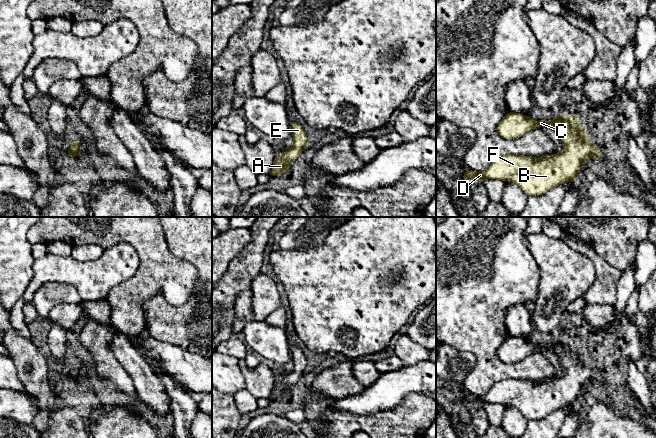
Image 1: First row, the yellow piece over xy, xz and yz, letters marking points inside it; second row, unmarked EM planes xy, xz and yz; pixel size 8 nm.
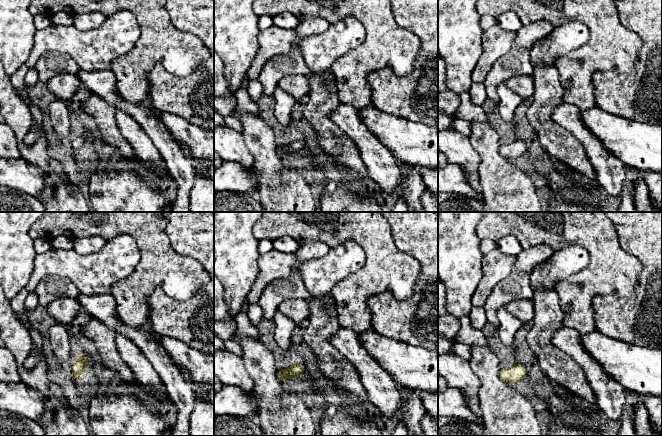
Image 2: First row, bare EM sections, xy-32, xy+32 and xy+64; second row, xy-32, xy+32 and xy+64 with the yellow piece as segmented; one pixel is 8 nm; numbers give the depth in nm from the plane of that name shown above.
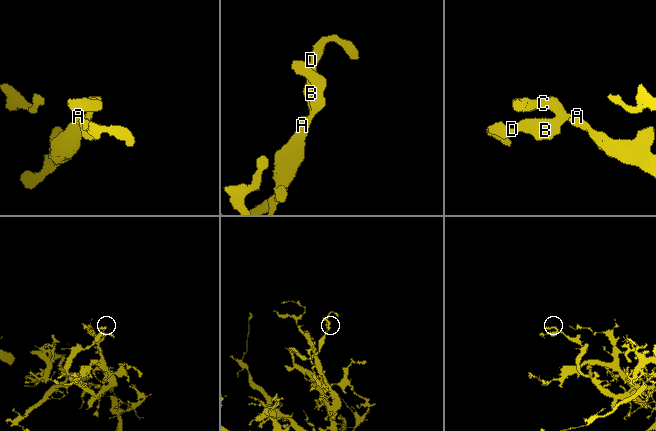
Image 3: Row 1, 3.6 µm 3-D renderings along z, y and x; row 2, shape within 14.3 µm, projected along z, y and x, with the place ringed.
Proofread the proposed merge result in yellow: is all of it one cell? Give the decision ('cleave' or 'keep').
keep

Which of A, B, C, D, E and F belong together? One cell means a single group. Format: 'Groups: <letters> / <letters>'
Groups: A B C D E F

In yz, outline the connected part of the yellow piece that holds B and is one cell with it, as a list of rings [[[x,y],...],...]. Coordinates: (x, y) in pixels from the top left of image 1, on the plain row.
[[[509,335],[497,349],[497,356],[504,363],[518,363],[526,359],[529,355],[535,354],[537,350],[552,350],[563,364],[567,374],[562,377],[547,379],[543,382],[507,378],[495,383],[490,391],[483,396],[467,394],[463,398],[462,403],[470,407],[485,403],[501,403],[504,406],[511,405],[518,408],[528,420],[537,420],[565,406],[578,405],[577,396],[579,390],[587,386],[590,381],[596,381],[600,386],[604,382],[604,378],[600,372],[592,367],[584,355],[582,348],[574,339],[562,337],[559,341],[553,341],[551,346],[547,346],[545,343],[535,346],[531,340],[527,341],[521,337]]]

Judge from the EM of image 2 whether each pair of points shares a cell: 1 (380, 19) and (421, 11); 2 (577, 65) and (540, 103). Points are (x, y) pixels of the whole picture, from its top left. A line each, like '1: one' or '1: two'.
1: two
2: two

